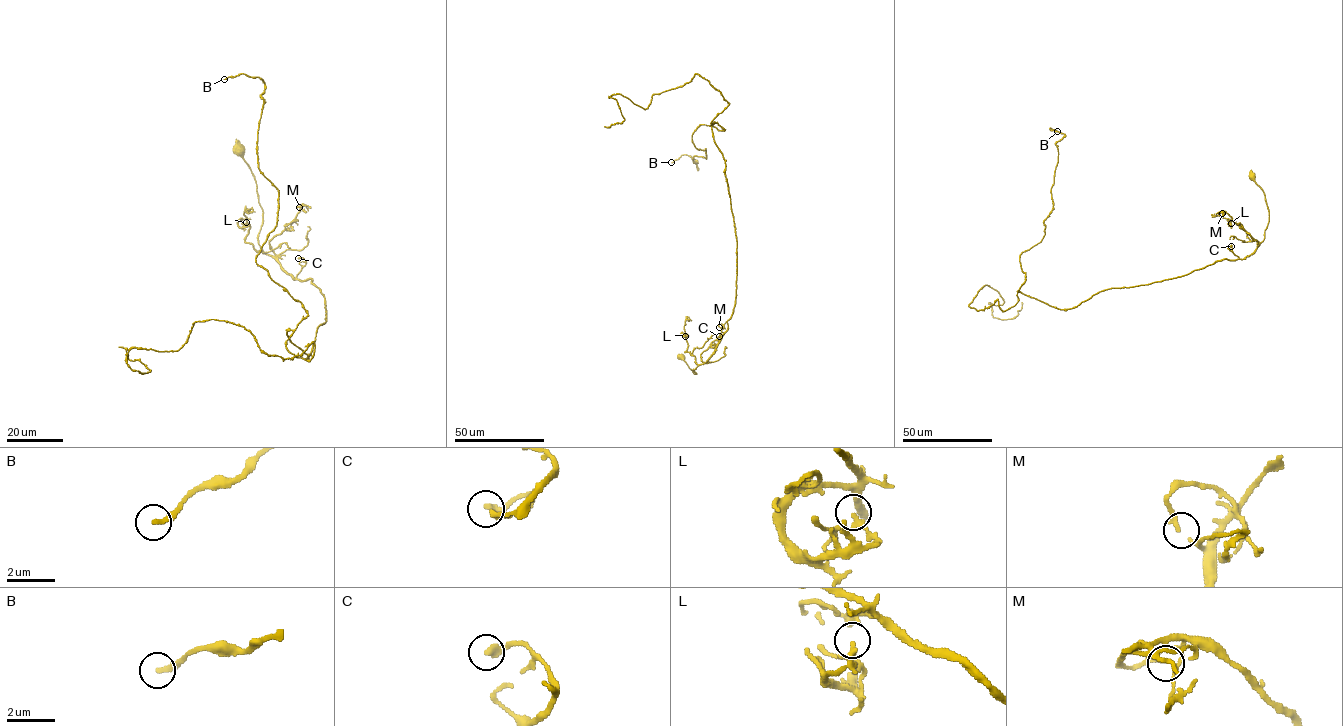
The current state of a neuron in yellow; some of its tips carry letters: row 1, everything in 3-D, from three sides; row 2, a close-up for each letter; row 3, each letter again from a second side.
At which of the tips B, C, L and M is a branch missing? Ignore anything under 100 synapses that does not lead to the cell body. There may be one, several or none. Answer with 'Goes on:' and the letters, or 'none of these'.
Goes on: none of these

